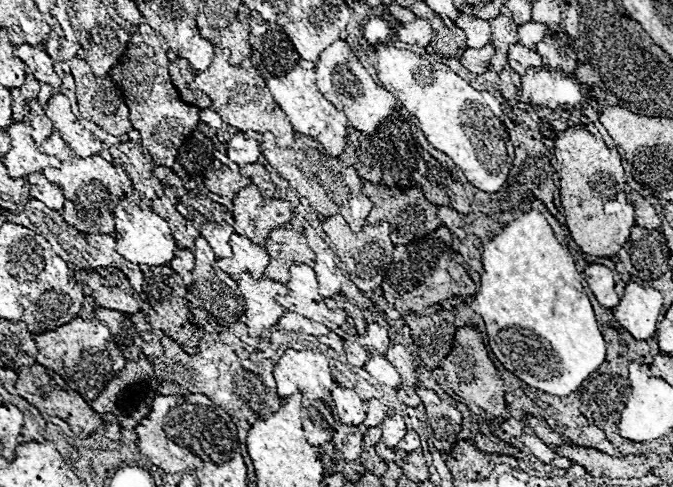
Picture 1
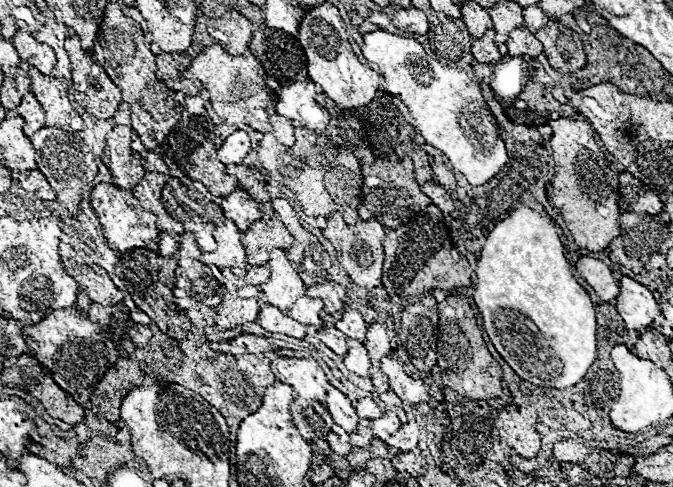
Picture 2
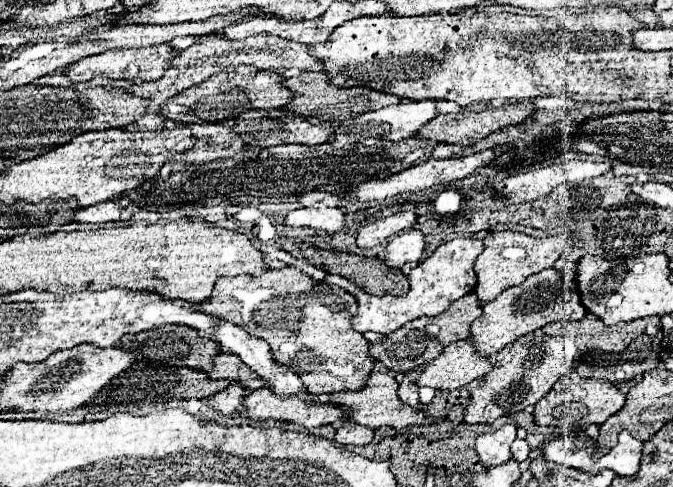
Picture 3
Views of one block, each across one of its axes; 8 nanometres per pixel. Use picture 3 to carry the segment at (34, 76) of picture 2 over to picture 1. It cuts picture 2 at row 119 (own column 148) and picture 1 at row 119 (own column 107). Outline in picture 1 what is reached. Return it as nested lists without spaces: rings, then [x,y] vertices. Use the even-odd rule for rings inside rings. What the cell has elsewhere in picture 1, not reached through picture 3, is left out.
[[[56,94],[50,98],[50,102],[44,106],[48,118],[52,120],[56,132],[68,142],[68,146],[80,156],[88,158],[92,154],[98,154],[102,150],[102,140],[84,130],[78,122],[78,118],[70,110],[70,102],[64,94]]]

